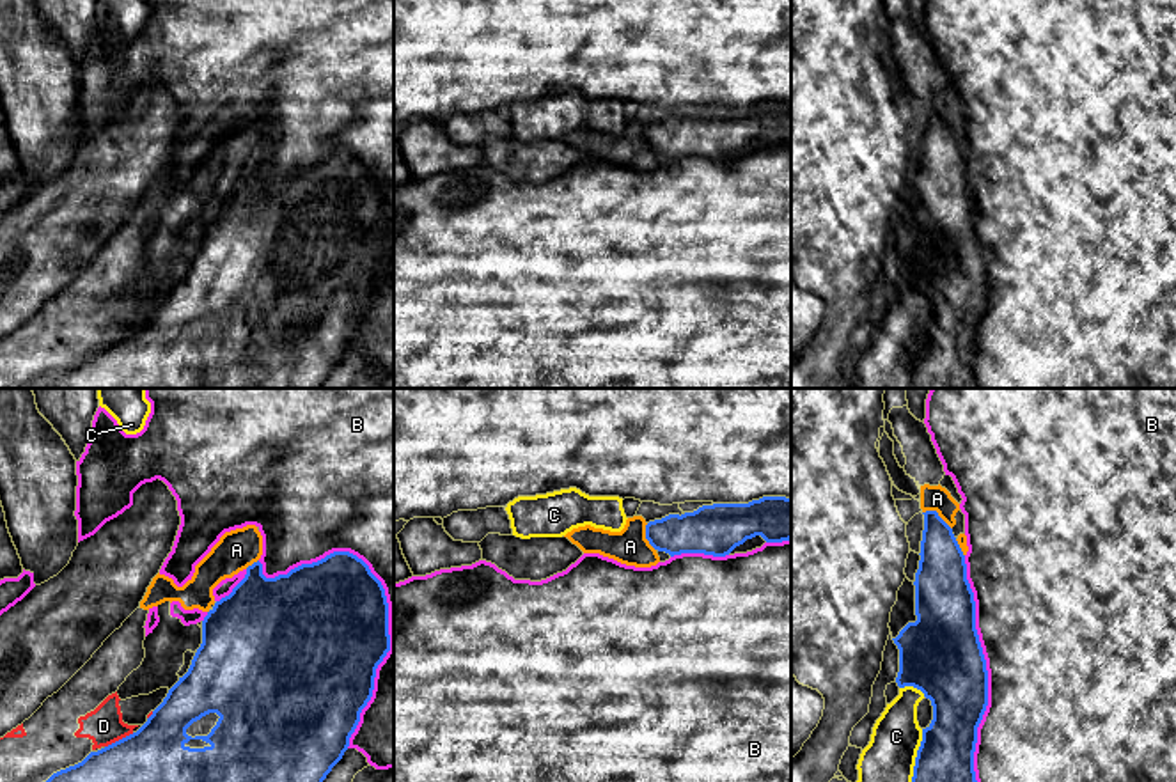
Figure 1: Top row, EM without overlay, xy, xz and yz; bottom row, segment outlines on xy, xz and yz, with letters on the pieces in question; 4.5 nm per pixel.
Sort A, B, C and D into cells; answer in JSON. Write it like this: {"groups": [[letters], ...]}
{"groups": [["A", "D"], ["B"], ["C"]]}

